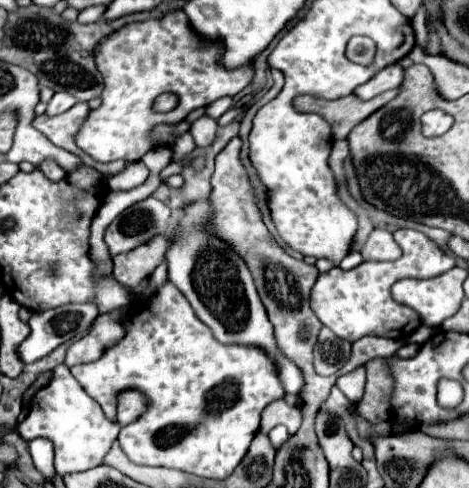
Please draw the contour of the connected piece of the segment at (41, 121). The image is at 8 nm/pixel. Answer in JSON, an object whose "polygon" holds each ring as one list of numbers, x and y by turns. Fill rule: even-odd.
{"polygon":[[77,103,75,107,67,109,61,115,55,115,55,117,39,115,39,117,35,117,35,125,37,125,37,129,41,129,41,133,45,133,49,137,51,143,55,143,57,147,63,147,63,149,79,155,85,165,95,167,99,171,99,163,93,161,89,155,85,155,85,151,81,151,75,145,75,135,79,133,79,129,85,123,87,115,89,115,87,103]]}

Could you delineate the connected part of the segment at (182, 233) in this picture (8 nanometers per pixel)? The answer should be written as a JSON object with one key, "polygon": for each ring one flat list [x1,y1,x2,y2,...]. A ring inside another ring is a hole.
{"polygon":[[209,201,191,203,185,207,185,217,179,223,175,243,167,251,169,281,185,295,199,321,211,329,219,343,259,347,273,363,277,363,277,373,281,375,279,379,285,393,299,393,303,383,301,371,297,371,297,367,293,367,293,363,289,363,289,359,285,359,285,355,281,355,277,349,273,339,273,325,267,319,247,265,231,251,225,241,201,229,209,215,213,215]]}

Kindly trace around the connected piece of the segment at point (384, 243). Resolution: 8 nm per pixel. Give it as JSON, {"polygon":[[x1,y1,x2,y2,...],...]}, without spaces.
{"polygon":[[373,229,361,255,365,261,395,261,401,255,401,247,395,243,389,229]]}

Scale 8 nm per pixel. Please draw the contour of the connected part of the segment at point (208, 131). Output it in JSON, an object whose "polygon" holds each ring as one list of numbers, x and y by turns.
{"polygon":[[207,115,199,117,199,119,193,121,191,127,189,127,189,133,193,135,193,139,195,139,195,143,197,143,199,147,211,145,211,143,213,143,213,137,215,137,215,131,217,131,217,123,215,123,215,119,211,119,211,117,207,117]]}

